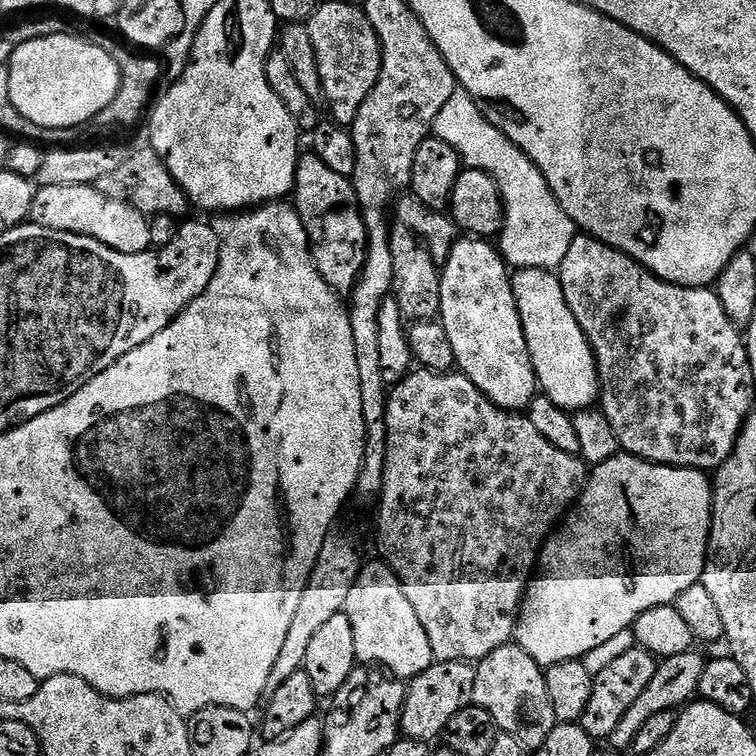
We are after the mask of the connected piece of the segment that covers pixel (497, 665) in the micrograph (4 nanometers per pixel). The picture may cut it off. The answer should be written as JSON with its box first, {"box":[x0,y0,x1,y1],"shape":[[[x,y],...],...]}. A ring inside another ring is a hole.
{"box":[472,644,558,750],"shape":[[[503,644],[494,654],[479,661],[474,678],[472,704],[486,710],[494,718],[497,729],[505,736],[518,738],[522,746],[539,750],[542,742],[550,738],[550,730],[558,723],[554,706],[550,703],[550,690],[546,690],[545,669],[526,654],[520,645]]]}

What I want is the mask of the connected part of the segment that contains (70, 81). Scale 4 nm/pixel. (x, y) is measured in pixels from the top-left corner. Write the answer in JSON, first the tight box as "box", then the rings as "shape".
{"box":[8,36,119,130],"shape":[[[40,36],[37,40],[17,43],[13,47],[8,102],[16,107],[22,118],[30,118],[30,122],[38,122],[38,126],[71,130],[79,124],[87,125],[99,112],[106,110],[110,102],[114,102],[114,94],[118,94],[119,85],[118,66],[99,43],[91,44],[76,36]]]}

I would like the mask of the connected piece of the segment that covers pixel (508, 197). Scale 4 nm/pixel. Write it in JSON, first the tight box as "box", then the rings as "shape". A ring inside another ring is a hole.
{"box":[434,90,578,269],"shape":[[[457,90],[450,102],[442,106],[434,134],[442,142],[457,148],[464,168],[482,170],[498,182],[504,203],[504,228],[498,237],[498,247],[509,269],[559,269],[578,229],[570,214],[558,206],[558,198],[554,198],[554,190],[550,190],[546,178],[542,178],[542,170],[538,170],[538,166],[534,166],[534,162],[530,162],[530,158],[526,158],[526,154],[518,150],[502,130],[498,130],[498,126],[485,118],[469,92]]]}

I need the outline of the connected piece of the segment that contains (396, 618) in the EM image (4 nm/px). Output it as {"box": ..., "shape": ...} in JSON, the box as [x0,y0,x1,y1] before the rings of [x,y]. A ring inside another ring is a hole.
{"box":[343,559,433,682],"shape":[[[383,559],[361,567],[343,611],[354,626],[354,654],[361,665],[375,666],[401,682],[410,682],[433,664],[430,638],[426,638],[422,621],[402,591],[402,582]]]}

